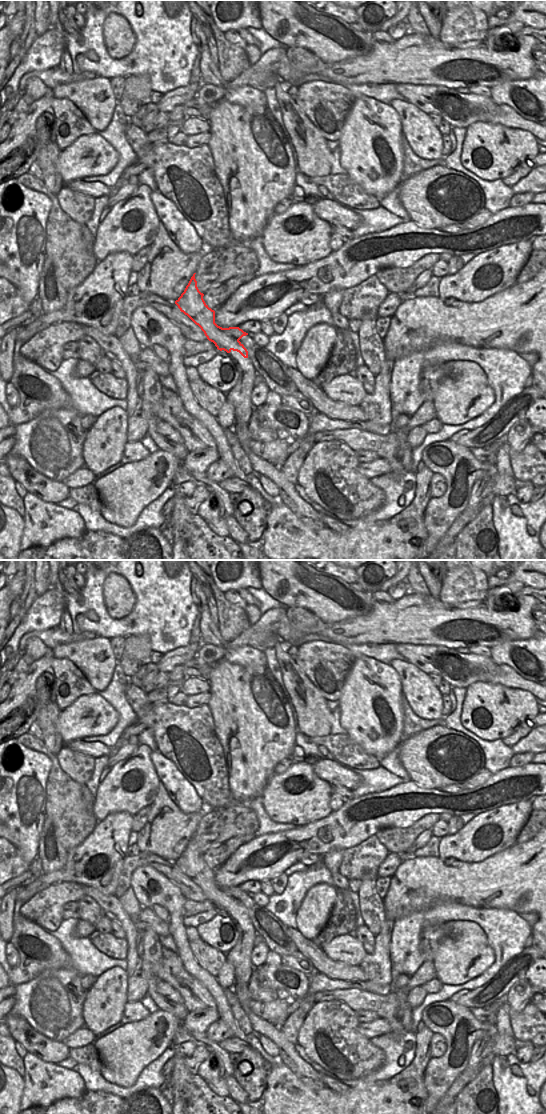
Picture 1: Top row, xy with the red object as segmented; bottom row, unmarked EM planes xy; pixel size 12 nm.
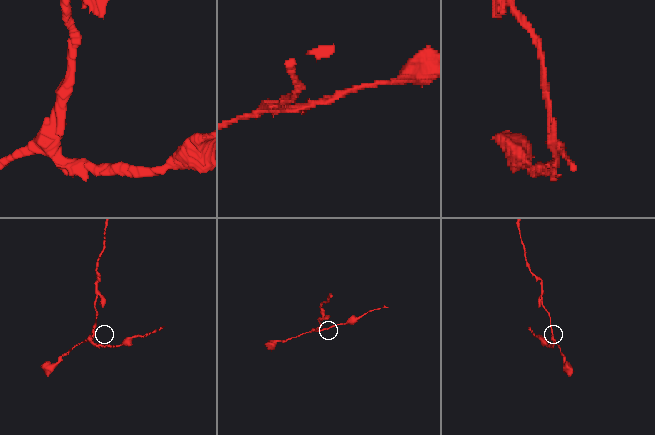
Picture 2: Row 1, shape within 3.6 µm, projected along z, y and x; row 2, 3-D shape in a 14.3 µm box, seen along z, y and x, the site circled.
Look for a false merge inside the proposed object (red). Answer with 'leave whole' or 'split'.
split

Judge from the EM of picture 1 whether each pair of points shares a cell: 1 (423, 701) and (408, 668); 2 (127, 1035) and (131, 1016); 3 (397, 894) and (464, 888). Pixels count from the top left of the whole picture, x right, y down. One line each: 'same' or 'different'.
1: same
2: different
3: same

